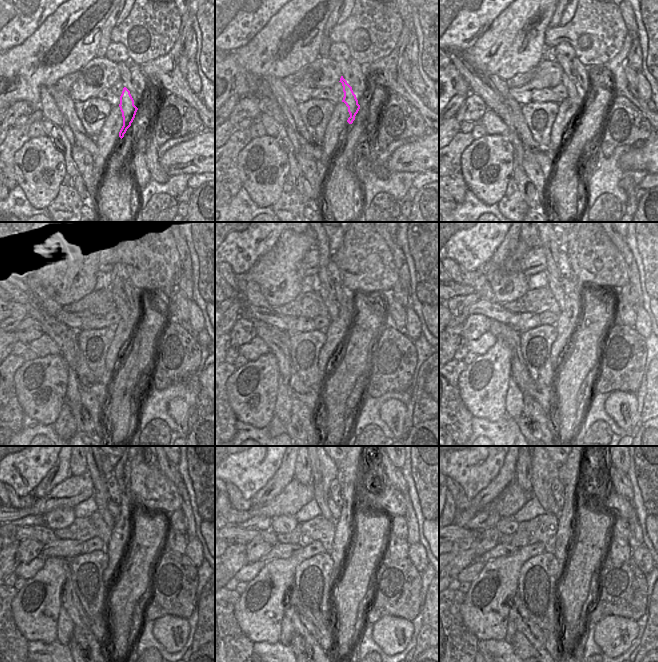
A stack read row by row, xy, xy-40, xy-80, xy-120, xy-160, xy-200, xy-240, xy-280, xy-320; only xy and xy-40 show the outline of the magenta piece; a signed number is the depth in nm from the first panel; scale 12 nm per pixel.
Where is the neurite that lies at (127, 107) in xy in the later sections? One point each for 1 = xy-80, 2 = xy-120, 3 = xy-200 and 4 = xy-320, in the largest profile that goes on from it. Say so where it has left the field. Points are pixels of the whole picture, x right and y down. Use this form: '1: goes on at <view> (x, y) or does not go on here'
1: goes on at xy-80 (572, 90)
2: goes on at xy-120 (121, 307)
3: goes on at xy-200 (553, 283)
4: goes on at xy-320 (544, 470)

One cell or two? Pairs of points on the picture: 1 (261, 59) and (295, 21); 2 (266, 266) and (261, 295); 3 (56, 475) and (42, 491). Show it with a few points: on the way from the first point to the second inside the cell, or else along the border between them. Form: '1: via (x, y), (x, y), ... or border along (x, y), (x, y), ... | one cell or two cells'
1: via (270, 50), (286, 30) | one cell
2: border along (257, 282), (265, 290), (267, 302) | two cells
3: via (53, 479), (46, 487) | one cell

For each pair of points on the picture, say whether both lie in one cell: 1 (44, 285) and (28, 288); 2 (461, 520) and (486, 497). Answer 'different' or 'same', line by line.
1: different
2: same

